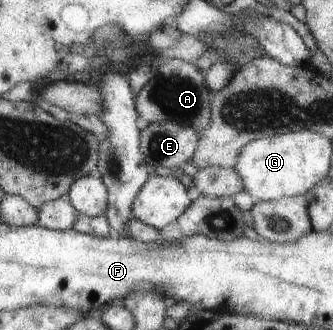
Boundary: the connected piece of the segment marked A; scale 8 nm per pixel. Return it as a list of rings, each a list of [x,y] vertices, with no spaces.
[[[173,58],[158,66],[154,77],[142,87],[135,103],[138,116],[148,124],[173,122],[181,127],[189,127],[200,135],[210,126],[211,110],[214,93],[206,84],[206,73],[200,71],[196,63],[187,63]]]

